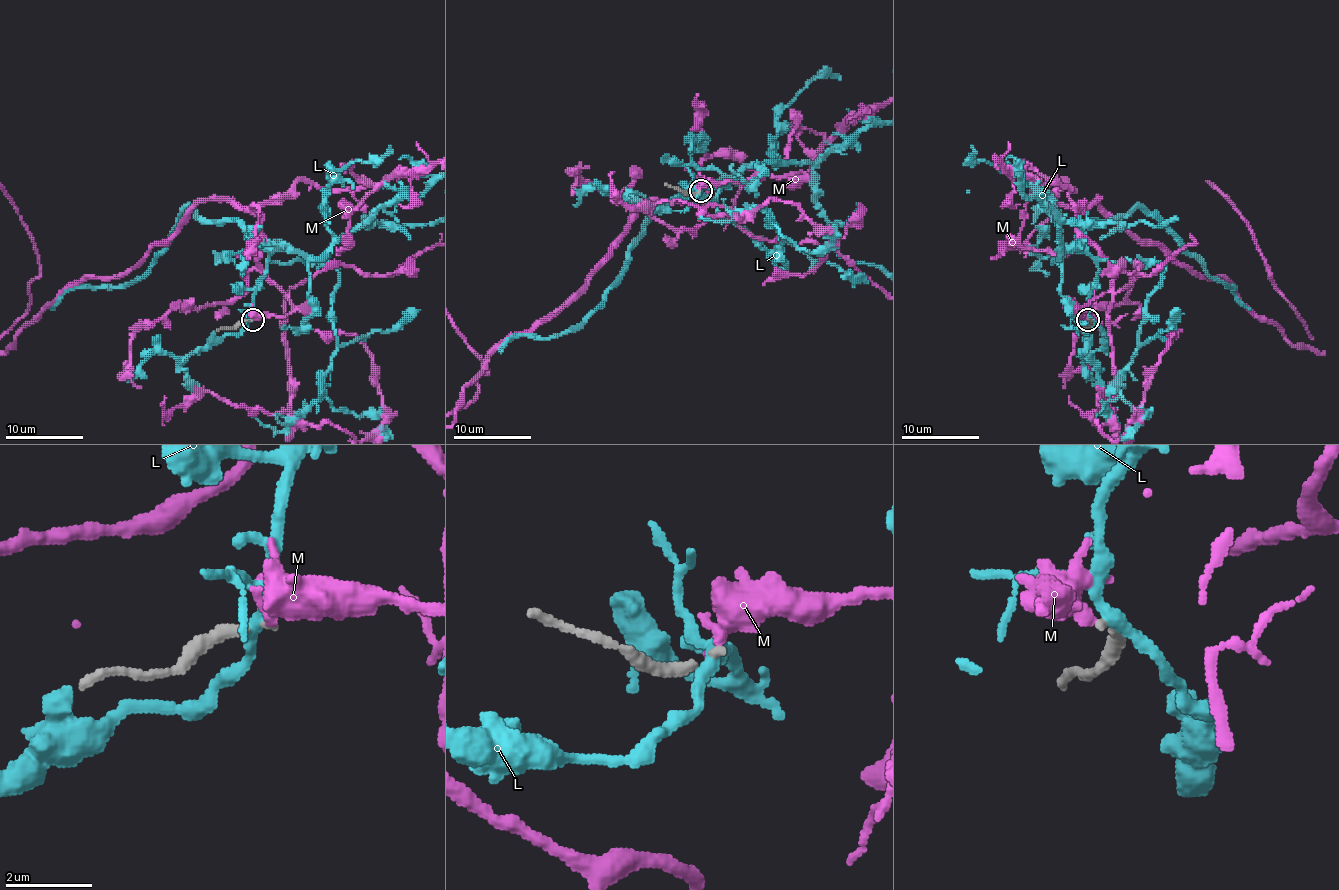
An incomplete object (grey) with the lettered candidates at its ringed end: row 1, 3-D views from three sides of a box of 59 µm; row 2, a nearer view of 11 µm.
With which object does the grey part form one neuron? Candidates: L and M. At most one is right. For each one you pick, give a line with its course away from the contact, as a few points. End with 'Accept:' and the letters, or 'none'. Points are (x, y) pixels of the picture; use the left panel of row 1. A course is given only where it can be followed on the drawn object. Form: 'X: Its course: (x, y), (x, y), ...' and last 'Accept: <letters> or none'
Accept: none

